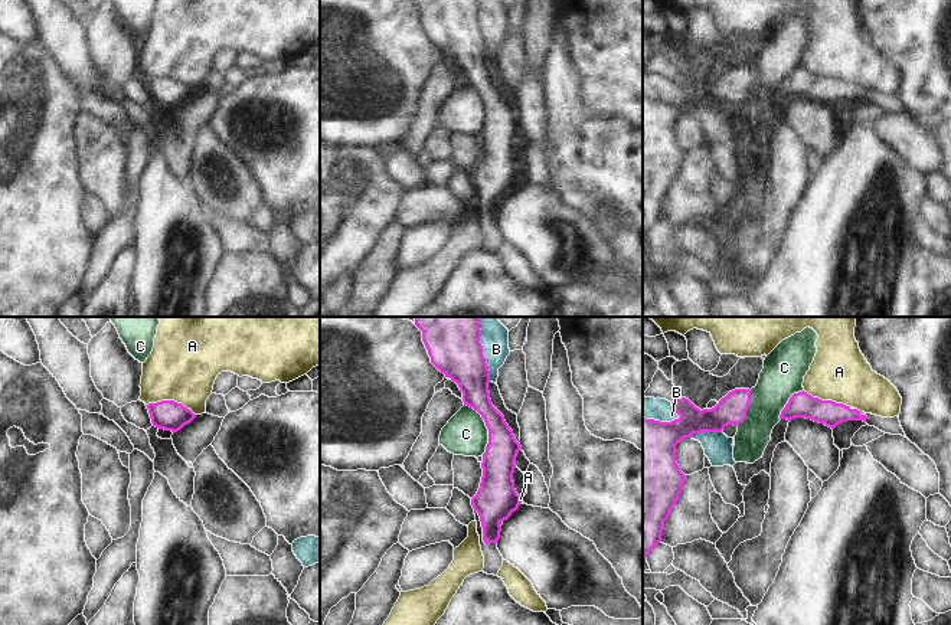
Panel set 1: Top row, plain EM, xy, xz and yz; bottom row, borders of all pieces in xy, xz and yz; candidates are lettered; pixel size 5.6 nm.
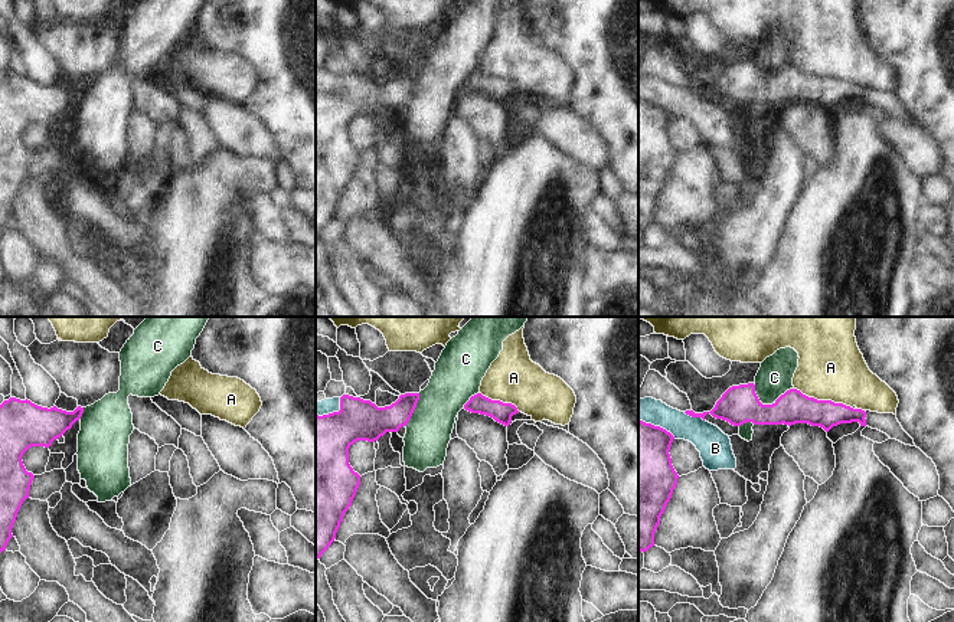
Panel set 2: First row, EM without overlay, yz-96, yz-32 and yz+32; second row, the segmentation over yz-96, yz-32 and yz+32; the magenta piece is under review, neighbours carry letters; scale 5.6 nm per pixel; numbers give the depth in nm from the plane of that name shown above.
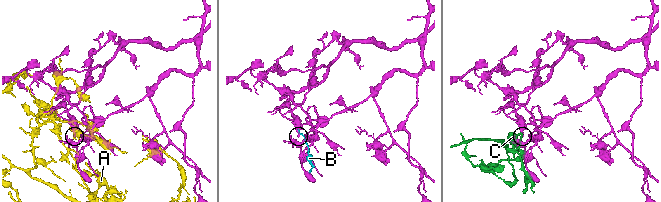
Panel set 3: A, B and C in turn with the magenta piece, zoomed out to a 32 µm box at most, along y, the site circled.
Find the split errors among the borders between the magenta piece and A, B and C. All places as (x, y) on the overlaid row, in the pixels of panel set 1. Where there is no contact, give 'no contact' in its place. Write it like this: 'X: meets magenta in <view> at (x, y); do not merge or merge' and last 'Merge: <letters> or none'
A: meets magenta in xy at (170, 401); do not merge
B: meets magenta in xz at (481, 349); do not merge
C: meets magenta in xz at (487, 428); do not merge
Merge: none

